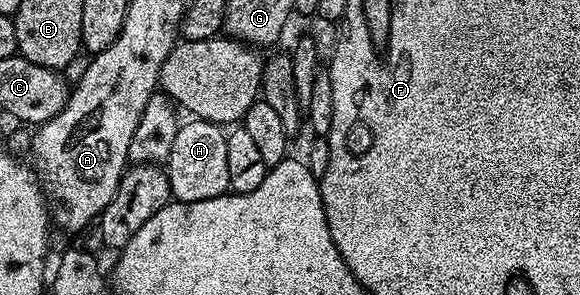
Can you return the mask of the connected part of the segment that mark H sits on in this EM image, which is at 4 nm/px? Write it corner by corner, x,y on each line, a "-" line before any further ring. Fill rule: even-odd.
193,117
188,121
190,123
182,122
178,126
171,153
163,164
165,176
169,178
170,196
178,203
207,201
229,191
226,132
205,119

